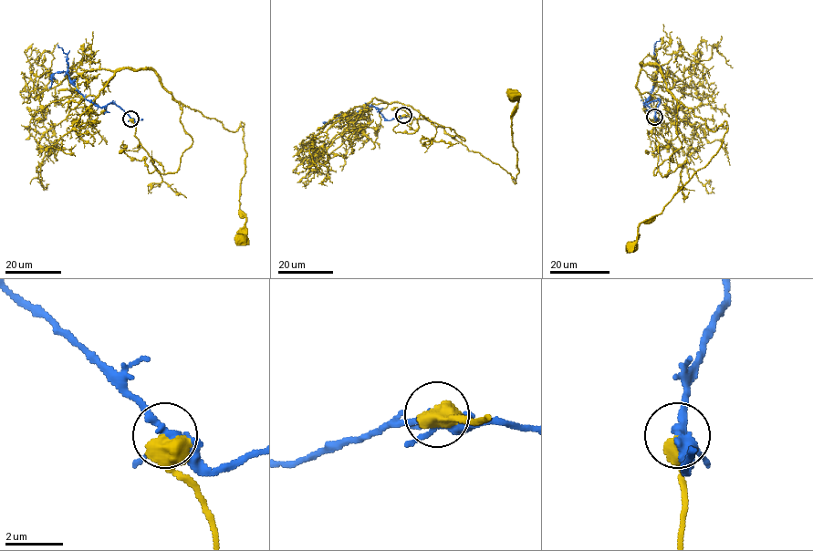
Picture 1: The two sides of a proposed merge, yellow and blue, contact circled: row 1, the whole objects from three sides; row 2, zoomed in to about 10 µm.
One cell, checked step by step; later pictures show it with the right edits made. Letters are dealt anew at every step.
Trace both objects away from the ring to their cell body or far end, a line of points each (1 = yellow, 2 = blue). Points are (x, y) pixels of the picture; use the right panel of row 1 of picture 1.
1: (654, 117), (662, 177), (682, 144), (680, 104), (710, 130), (724, 121), (727, 130), (630, 247)
2: (654, 117), (659, 100), (644, 104), (652, 88), (658, 62), (654, 48), (660, 38)

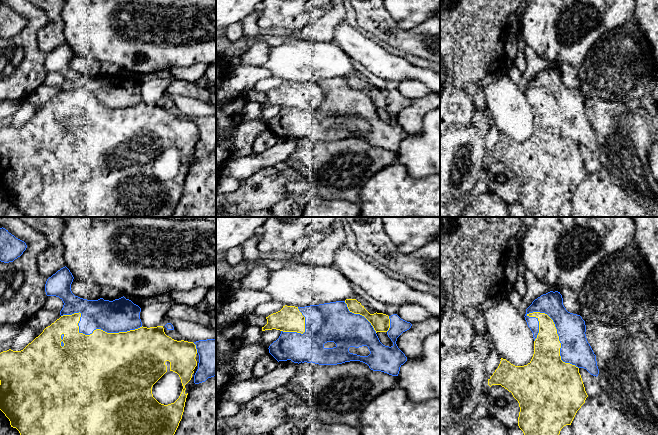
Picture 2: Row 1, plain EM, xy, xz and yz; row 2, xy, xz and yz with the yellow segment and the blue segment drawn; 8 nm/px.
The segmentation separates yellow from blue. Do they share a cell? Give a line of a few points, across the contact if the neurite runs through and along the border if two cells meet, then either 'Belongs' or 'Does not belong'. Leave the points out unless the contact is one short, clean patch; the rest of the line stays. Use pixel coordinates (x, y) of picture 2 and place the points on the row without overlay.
Does not belong

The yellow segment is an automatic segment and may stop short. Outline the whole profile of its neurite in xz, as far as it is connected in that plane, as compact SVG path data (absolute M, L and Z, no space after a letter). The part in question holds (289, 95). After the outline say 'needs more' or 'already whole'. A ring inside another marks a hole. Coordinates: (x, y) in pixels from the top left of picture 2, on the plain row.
M283 82L283 84L268 93L267 100L262 103L265 106L280 106L283 108L297 108L303 110L305 108L305 93L295 82Z | already whole

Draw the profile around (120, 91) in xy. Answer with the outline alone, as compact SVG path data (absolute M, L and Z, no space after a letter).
M65 42L49 53L45 60L47 72L59 73L64 81L60 91L81 89L79 109L90 111L96 105L107 109L119 109L142 103L141 84L124 72L113 77L87 76L71 67L73 51Z

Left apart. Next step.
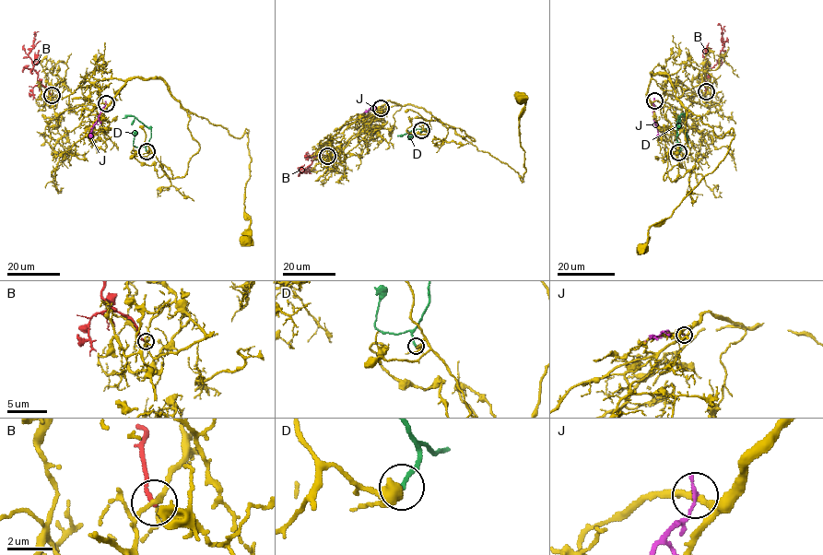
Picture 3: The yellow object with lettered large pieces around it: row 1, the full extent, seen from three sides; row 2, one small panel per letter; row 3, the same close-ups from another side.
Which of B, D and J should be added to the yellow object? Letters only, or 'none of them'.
D

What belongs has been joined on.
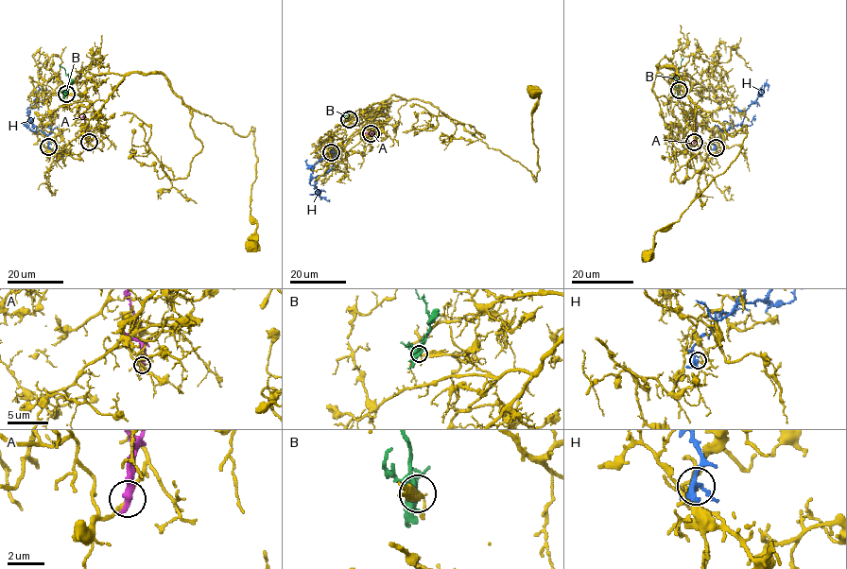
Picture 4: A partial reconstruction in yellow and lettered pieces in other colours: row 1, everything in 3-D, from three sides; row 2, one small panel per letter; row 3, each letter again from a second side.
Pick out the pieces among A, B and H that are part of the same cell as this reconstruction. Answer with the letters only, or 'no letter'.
B

